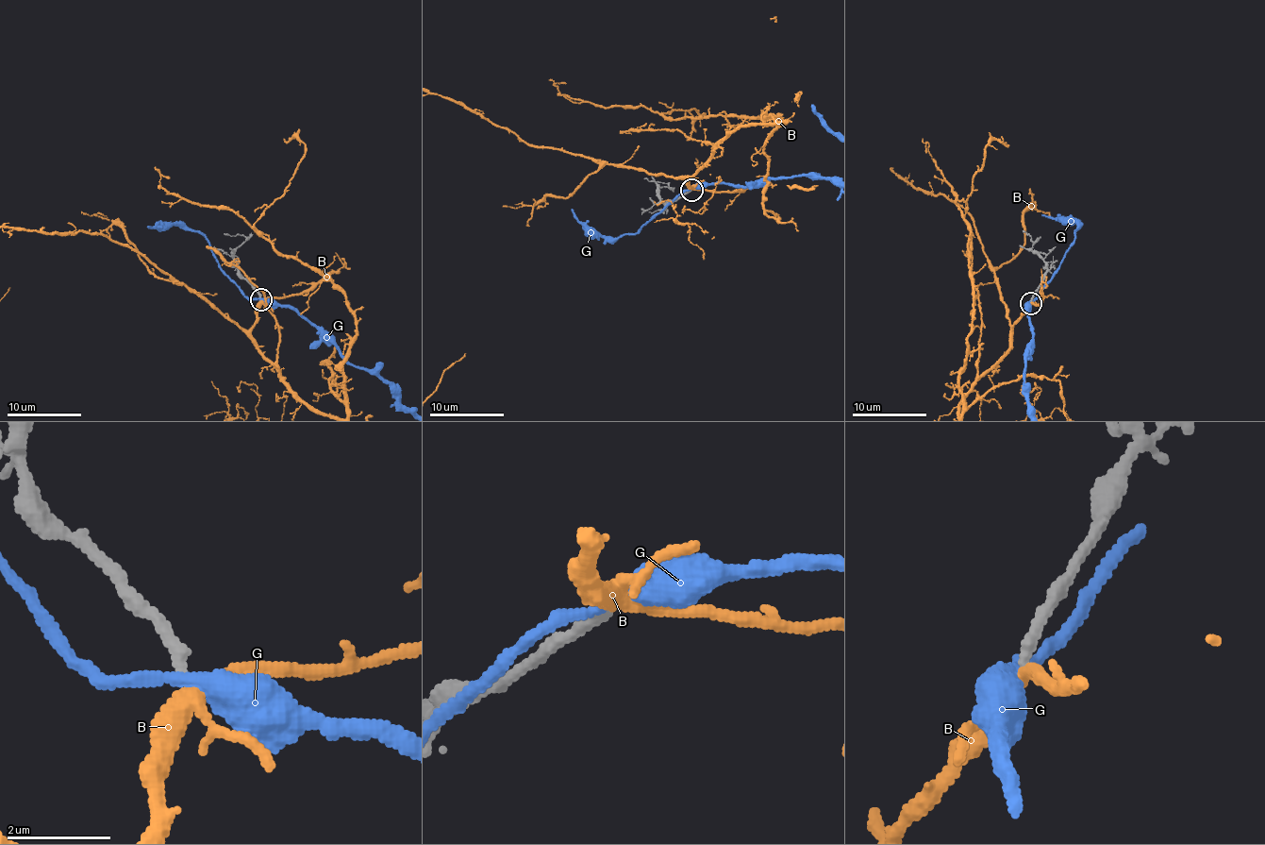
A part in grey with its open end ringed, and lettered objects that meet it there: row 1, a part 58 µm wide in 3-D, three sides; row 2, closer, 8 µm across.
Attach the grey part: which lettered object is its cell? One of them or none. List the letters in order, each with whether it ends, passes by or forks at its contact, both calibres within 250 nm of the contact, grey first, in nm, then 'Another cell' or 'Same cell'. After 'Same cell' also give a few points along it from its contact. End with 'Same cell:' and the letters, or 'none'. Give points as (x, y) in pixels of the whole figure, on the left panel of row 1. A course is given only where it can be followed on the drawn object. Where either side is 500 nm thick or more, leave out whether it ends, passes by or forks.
B: It forks there. Thickness 220 nm (grey) against 280 nm. Same cell
G: It passes by. Thickness 240 nm (grey) against 280 nm. Another cell
Same cell: B

